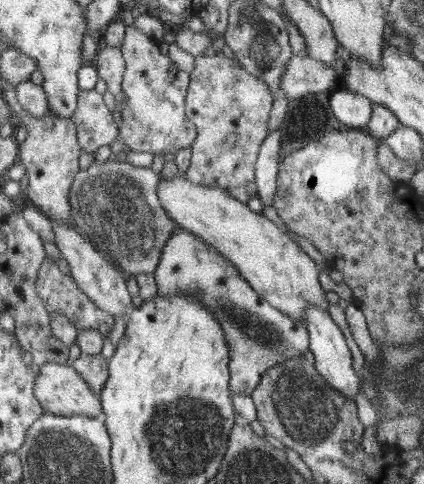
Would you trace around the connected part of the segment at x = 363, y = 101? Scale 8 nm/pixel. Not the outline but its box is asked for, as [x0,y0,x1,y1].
[329,85,373,130]

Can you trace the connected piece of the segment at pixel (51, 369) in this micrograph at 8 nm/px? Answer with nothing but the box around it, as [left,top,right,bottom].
[33,363,103,418]

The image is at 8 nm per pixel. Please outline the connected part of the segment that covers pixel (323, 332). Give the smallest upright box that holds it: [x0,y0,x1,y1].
[303,306,358,399]

